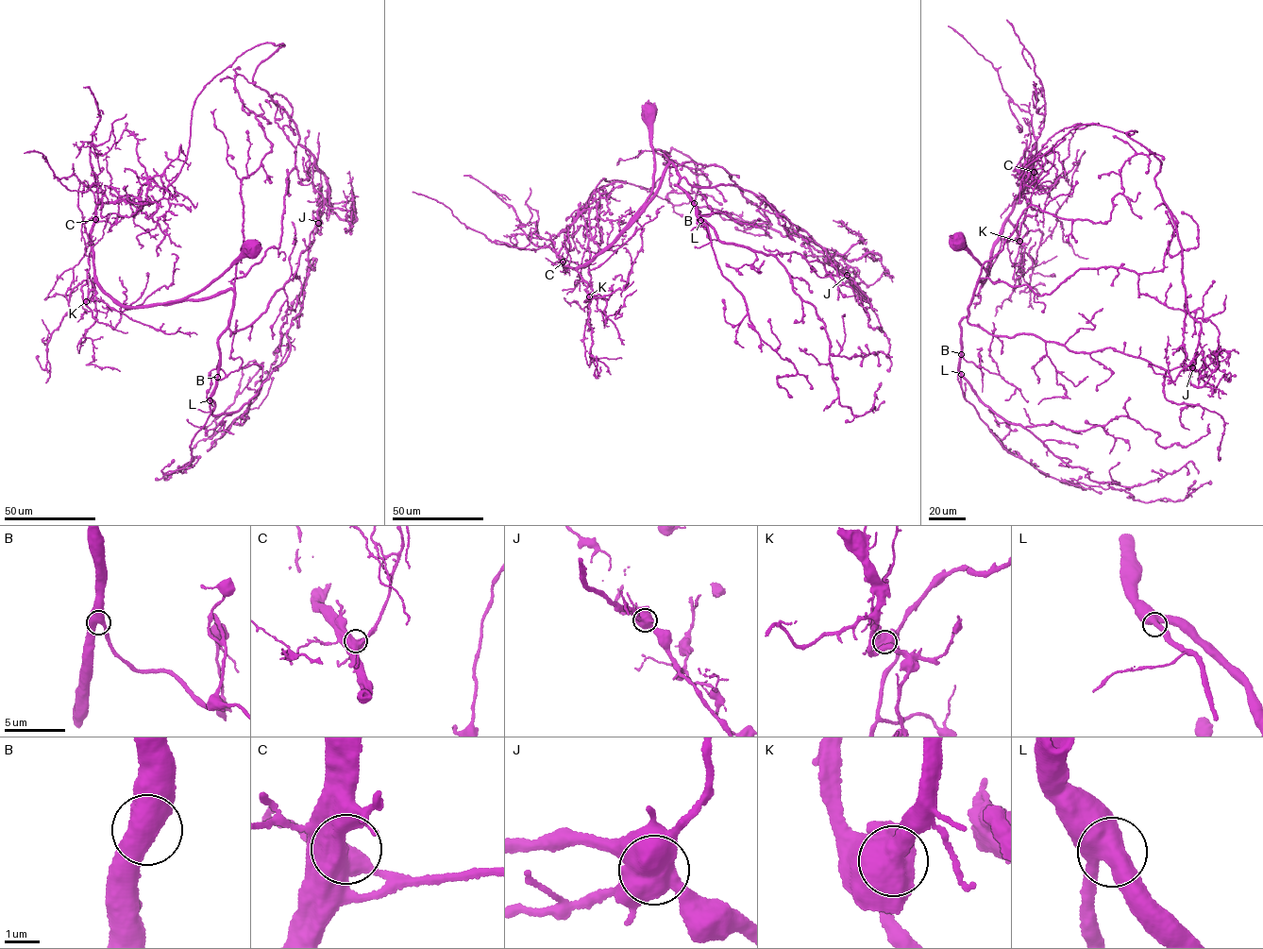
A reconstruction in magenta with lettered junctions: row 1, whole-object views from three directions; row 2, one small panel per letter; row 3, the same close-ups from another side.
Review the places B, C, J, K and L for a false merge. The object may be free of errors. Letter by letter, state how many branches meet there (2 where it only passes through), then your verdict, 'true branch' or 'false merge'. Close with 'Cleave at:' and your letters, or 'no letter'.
B: branches 3; true branch
C: branches 3; true branch
J: branches 3; false merge
K: branches 3; true branch
L: branches 3; true branch
Cleave at: J

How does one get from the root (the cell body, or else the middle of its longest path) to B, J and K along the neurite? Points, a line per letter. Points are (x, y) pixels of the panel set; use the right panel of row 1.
B: (960, 243), (989, 272), (985, 281), (977, 282), (968, 313), (960, 322), (961, 354)
J: (960, 243), (989, 271), (968, 307), (971, 325), (1074, 351), (1109, 347), (1167, 370), (1192, 367)
K: (960, 243), (987, 272), (989, 256), (1005, 221), (1018, 233), (1019, 241)

